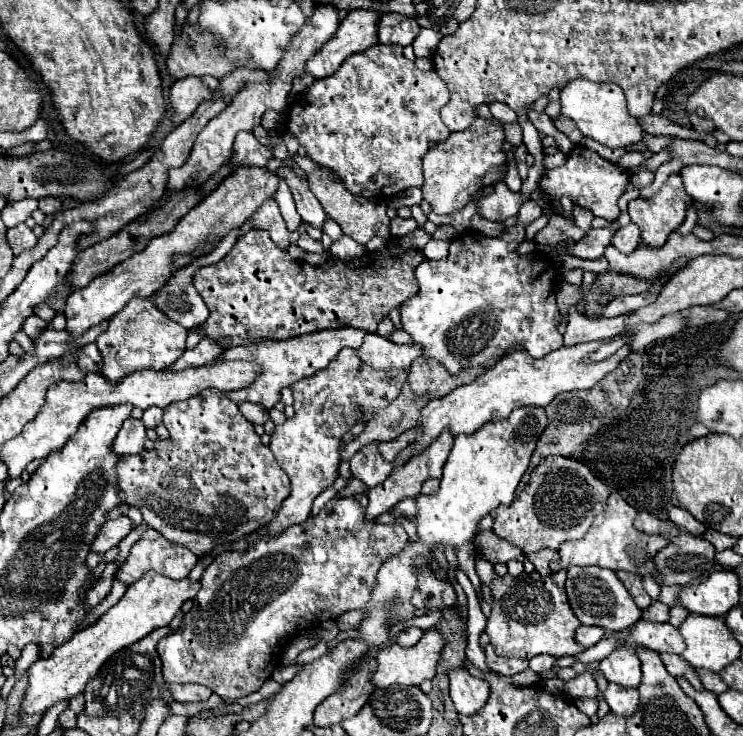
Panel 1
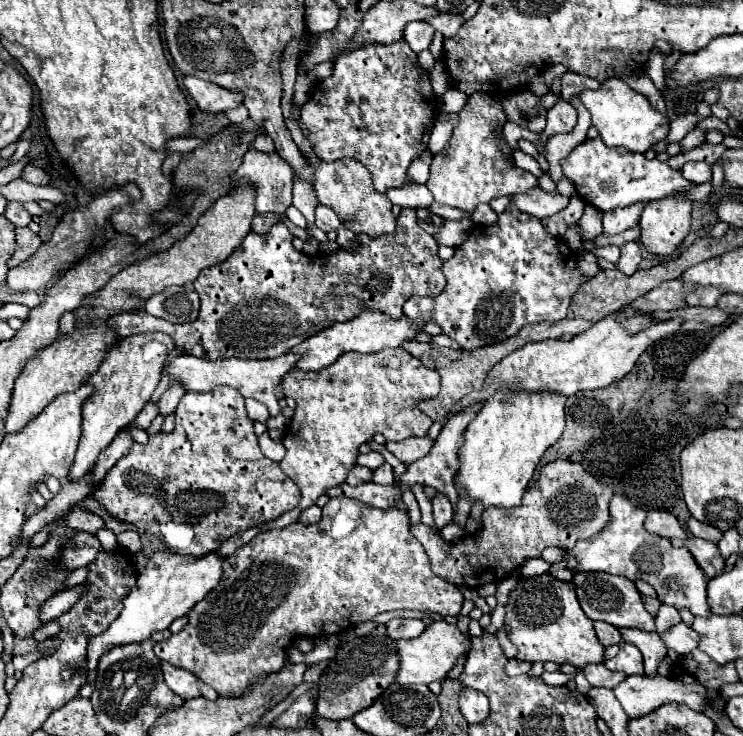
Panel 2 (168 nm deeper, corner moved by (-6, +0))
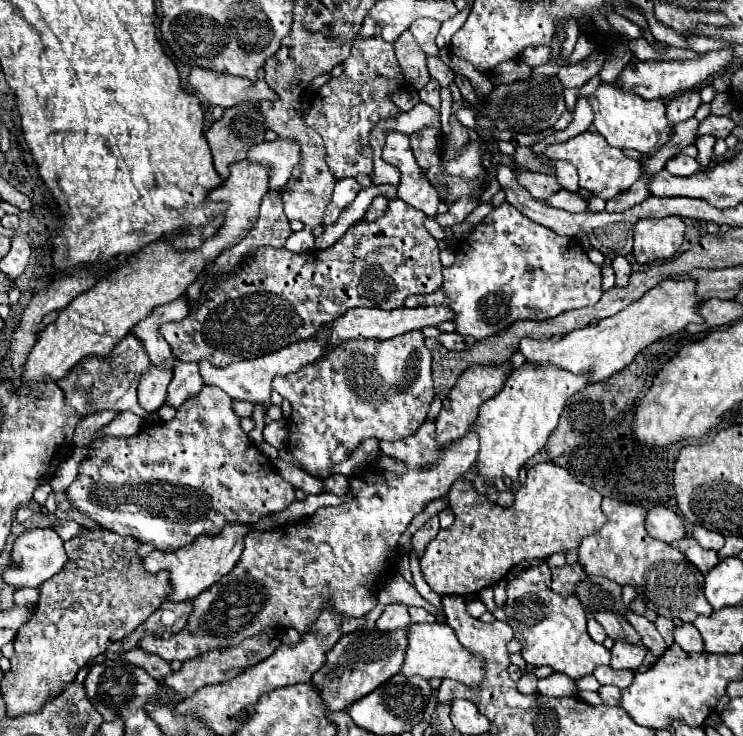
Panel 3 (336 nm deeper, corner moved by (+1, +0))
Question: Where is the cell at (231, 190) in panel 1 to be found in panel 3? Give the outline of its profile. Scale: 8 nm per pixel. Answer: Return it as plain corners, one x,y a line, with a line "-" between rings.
275,139
253,145
247,157
269,169
269,189
277,191
289,181
293,167
301,159
299,153
299,143
295,139

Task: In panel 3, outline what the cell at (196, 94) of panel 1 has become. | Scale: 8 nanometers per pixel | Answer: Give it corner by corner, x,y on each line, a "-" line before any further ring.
193,69
189,75
189,85
193,93
223,109
235,107
241,101
263,101
277,97
263,81
263,71
259,71
257,81
249,81
225,73

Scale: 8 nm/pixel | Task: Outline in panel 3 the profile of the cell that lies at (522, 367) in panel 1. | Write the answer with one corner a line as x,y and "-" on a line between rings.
667,279
617,315
601,319
597,327
583,327
571,331
559,341
523,339
519,351
527,357
529,363
555,363
557,367
567,369
571,373
589,373
591,383
605,381
613,373
627,367
635,359
635,355
653,341
683,331
689,323
699,323
699,305
701,299
697,299
695,293
695,279

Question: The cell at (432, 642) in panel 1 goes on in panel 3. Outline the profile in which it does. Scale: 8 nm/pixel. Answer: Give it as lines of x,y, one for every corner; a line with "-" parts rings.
419,623
409,627
409,647
401,673
407,677
421,675
425,679
455,679
467,687
475,687
481,685
481,679
485,677
485,663
481,655
467,651
459,643
455,631
447,623

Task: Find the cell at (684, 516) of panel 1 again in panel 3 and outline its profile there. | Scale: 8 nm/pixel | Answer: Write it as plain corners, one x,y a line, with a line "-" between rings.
695,527
693,529
693,537
699,541
699,545
703,549
713,549
713,551
719,551
723,545
725,545
725,537
715,533
715,531
709,531
709,529
703,529
703,527

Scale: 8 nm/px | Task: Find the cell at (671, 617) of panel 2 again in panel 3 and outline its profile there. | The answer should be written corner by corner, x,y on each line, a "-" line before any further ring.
659,617
659,619
655,621
655,625
657,625
663,641
665,641
667,645
673,645
673,629
675,629
673,621
669,621
669,619
665,619
665,617

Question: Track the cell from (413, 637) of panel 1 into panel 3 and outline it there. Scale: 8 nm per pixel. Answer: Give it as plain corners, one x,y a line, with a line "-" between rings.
391,603
383,609
381,617
377,619
377,627
383,631
391,631
391,629
401,629
401,627
409,627
411,619
407,613
407,605
403,603

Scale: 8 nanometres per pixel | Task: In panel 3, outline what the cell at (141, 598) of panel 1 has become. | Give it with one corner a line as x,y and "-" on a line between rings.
235,523
235,525
225,527
225,531
221,531
221,535
201,535
201,539
197,539
197,543
189,543
189,547
183,547
181,551
171,551
171,553
153,551
143,561
145,569
149,573
157,573
161,569
167,569
171,573
173,593
167,597
169,601
195,599
201,591
209,589
213,583
217,583
223,575
227,575
235,567
235,563
239,561
239,557
243,553
243,539
249,533
249,529
251,529
251,525

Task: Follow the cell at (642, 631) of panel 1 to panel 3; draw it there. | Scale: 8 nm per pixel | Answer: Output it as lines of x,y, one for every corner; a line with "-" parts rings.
683,623
679,629
675,629
675,643
681,645
681,649
687,653
703,653
705,651
701,633
691,623

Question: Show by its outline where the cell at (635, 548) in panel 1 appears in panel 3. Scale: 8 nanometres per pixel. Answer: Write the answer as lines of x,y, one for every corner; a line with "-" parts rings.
611,497
603,499
603,513
609,517
605,527
585,537
579,547
579,563
587,575
613,579
619,585
633,585
641,601
661,617
693,621
697,615
711,615
713,607
703,595
703,573
693,567
671,545
653,539
645,531
647,509

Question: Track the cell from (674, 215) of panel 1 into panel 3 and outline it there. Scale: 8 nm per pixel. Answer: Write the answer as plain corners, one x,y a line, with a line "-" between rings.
681,217
641,219
635,225
633,255
637,263
653,263
657,259
671,259
677,255
683,243
685,223

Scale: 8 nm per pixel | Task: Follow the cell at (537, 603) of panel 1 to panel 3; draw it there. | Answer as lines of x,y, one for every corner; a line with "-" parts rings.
547,563
523,569
515,579
511,579
507,583
507,595
509,595
509,599
505,603
507,623
513,627
515,637
523,643
521,655
529,665
535,665
535,667
547,665
553,671
569,675
571,679
581,679
585,675
591,675
595,671
595,667
609,665
609,649
595,643
585,629
587,627
585,625
587,623
587,613
585,613
581,601
577,597
563,597
563,595
559,595
551,589
551,571
549,571

